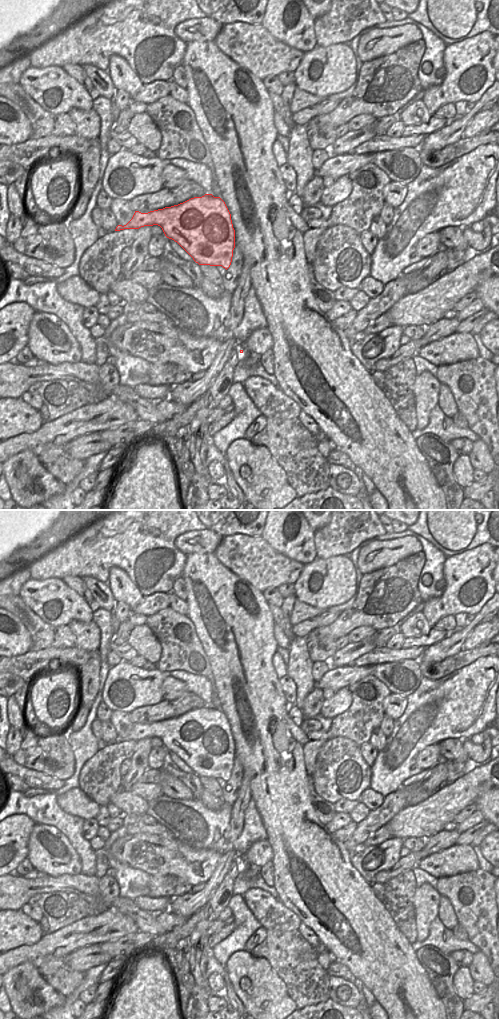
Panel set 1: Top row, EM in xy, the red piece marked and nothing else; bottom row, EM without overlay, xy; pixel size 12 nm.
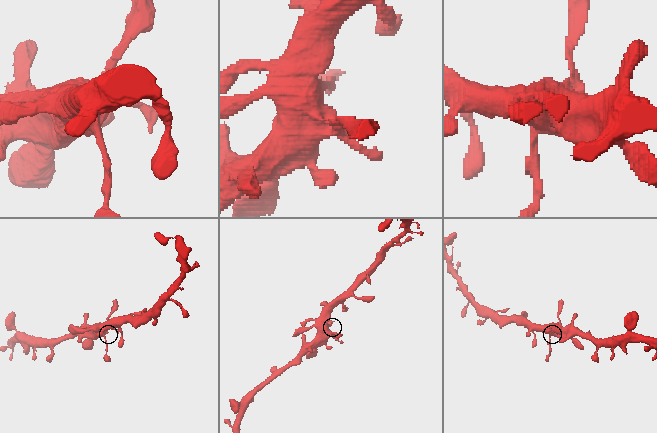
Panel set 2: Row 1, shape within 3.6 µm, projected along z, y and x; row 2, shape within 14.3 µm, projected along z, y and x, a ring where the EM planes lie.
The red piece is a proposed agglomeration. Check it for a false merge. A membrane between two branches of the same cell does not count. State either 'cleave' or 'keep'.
keep

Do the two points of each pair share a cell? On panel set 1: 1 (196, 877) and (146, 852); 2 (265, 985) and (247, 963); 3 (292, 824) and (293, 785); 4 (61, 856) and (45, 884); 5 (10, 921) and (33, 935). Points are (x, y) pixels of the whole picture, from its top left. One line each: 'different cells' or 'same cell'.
1: same cell
2: same cell
3: same cell
4: different cells
5: same cell

